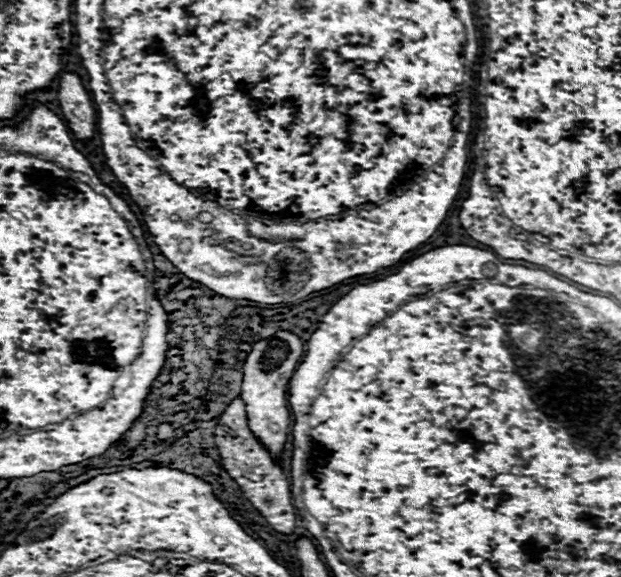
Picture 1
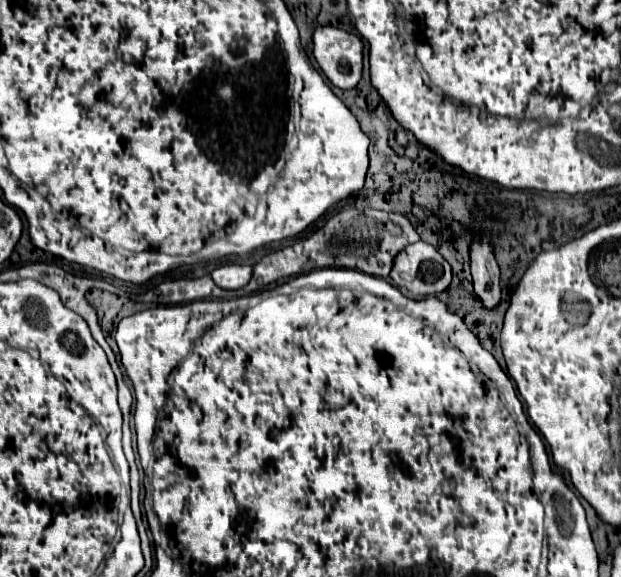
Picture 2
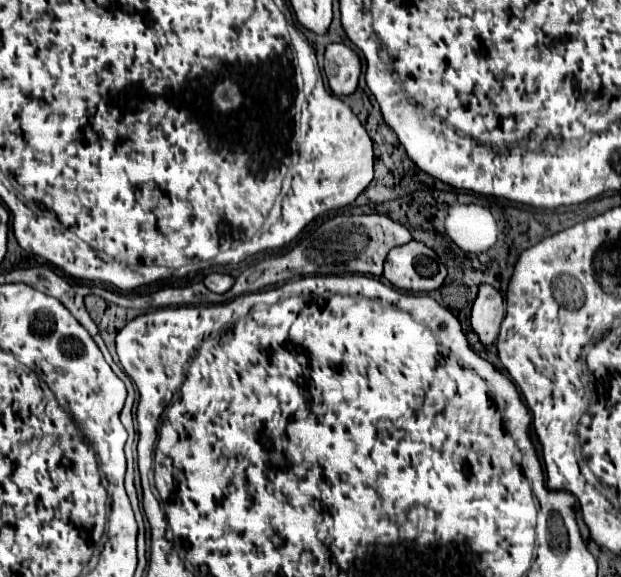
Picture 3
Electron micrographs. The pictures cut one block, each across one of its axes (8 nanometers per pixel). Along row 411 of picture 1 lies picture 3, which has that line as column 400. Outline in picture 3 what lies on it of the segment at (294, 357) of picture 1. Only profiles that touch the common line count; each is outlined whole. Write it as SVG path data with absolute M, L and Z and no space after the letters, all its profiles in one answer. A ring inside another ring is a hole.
M412 240L388 252L384 278L400 290L430 292L442 286L446 280L446 268L432 248Z

